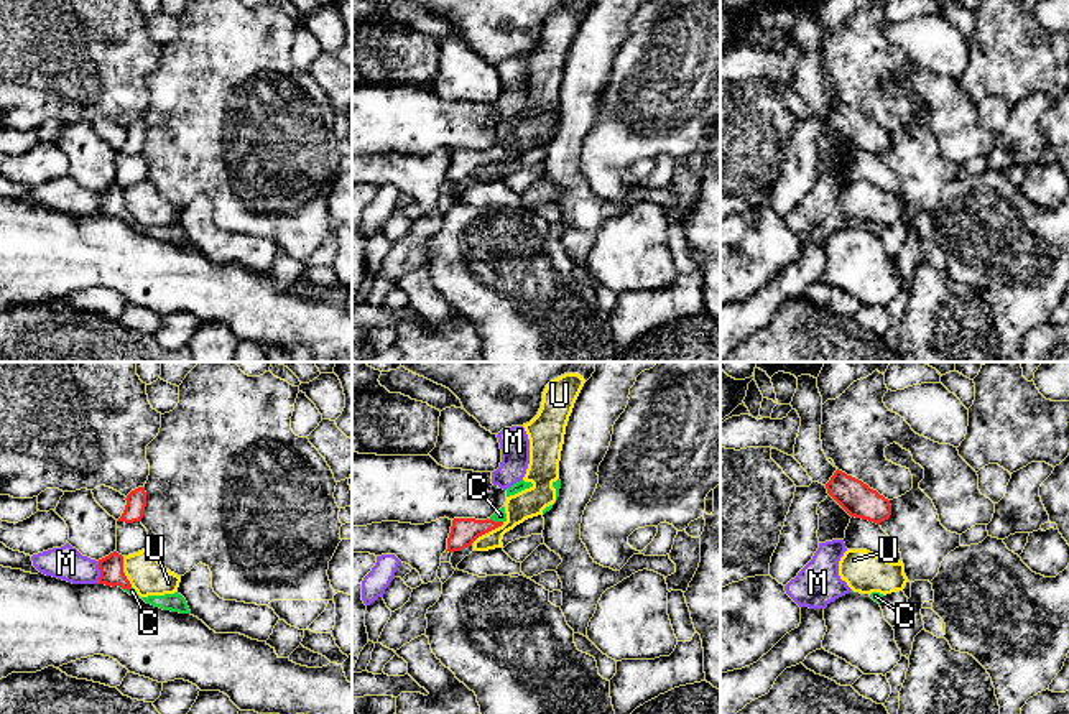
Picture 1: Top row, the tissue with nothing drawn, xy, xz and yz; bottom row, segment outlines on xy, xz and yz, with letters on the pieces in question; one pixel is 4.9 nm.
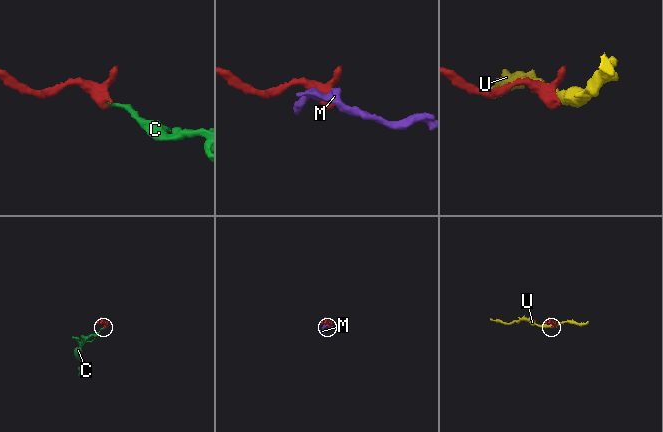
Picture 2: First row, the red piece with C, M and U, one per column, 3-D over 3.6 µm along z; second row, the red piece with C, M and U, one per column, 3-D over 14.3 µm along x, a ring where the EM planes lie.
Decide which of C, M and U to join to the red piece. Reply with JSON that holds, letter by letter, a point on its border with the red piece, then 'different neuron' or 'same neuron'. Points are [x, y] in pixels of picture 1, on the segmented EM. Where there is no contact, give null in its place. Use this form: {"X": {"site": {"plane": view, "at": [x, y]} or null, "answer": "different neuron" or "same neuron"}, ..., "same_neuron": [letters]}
{"C": {"site": {"plane": "xz", "at": [495, 522]}, "answer": "same neuron"}, "M": {"site": {"plane": "xy", "at": [101, 573]}, "answer": "different neuron"}, "U": {"site": {"plane": "xz", "at": [487, 532]}, "answer": "different neuron"}, "same_neuron": ["C"]}

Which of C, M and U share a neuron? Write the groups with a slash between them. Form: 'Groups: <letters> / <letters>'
Groups: C / M / U

